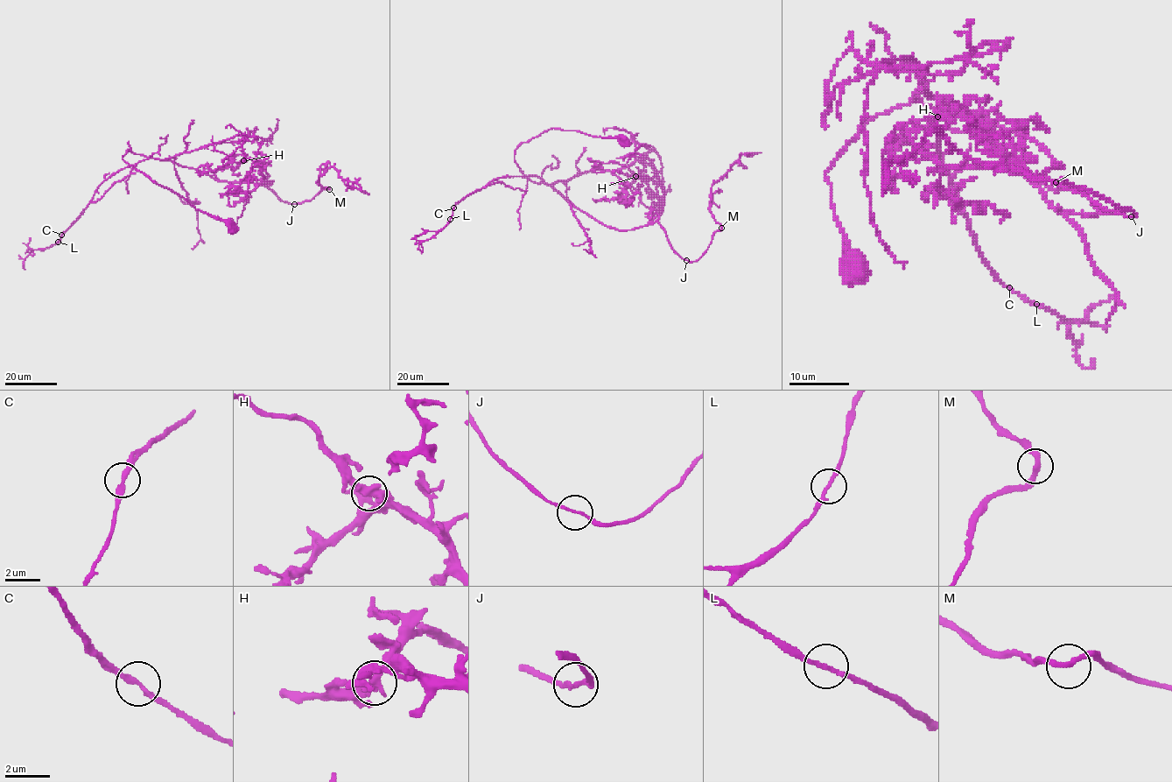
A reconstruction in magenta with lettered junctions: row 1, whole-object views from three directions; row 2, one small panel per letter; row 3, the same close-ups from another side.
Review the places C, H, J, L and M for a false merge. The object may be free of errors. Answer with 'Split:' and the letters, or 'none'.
Split: none

